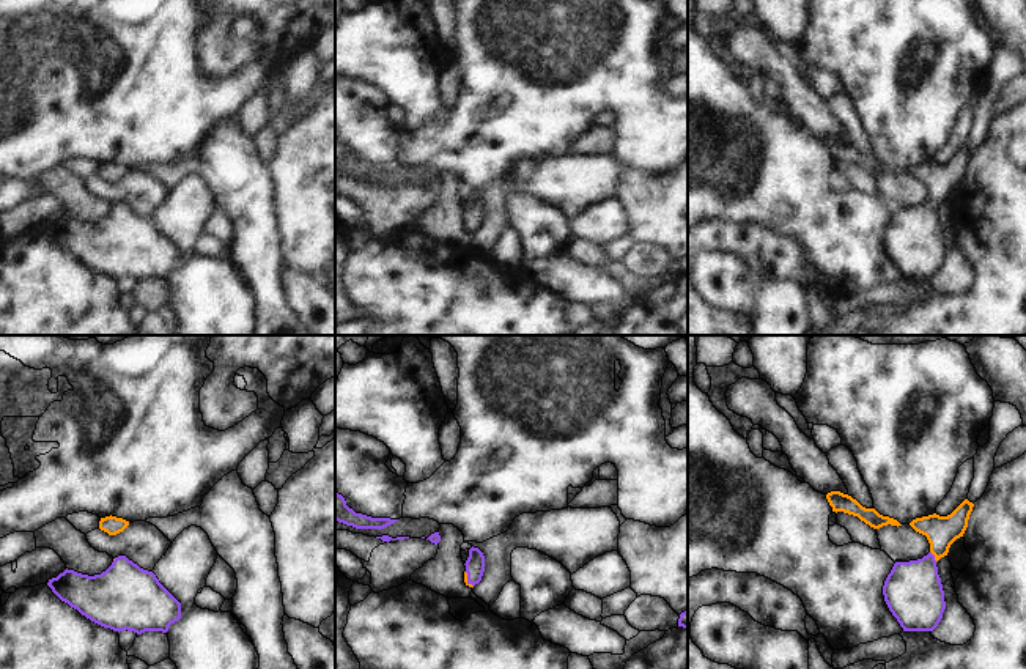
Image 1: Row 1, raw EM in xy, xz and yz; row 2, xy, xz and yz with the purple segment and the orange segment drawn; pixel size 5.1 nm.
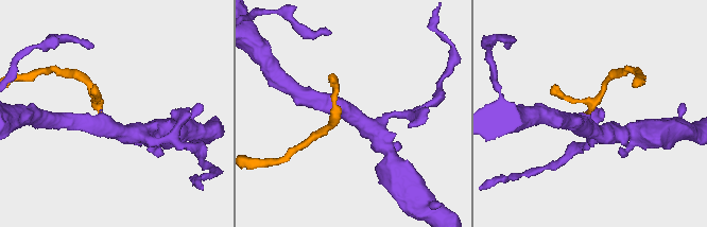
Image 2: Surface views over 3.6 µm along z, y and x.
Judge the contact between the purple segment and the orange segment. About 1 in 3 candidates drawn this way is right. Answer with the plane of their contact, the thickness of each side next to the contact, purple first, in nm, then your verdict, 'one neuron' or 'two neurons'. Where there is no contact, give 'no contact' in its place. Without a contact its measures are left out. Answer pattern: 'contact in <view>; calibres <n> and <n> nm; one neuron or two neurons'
contact in yz; calibres 300 and 160 nm; one neuron

